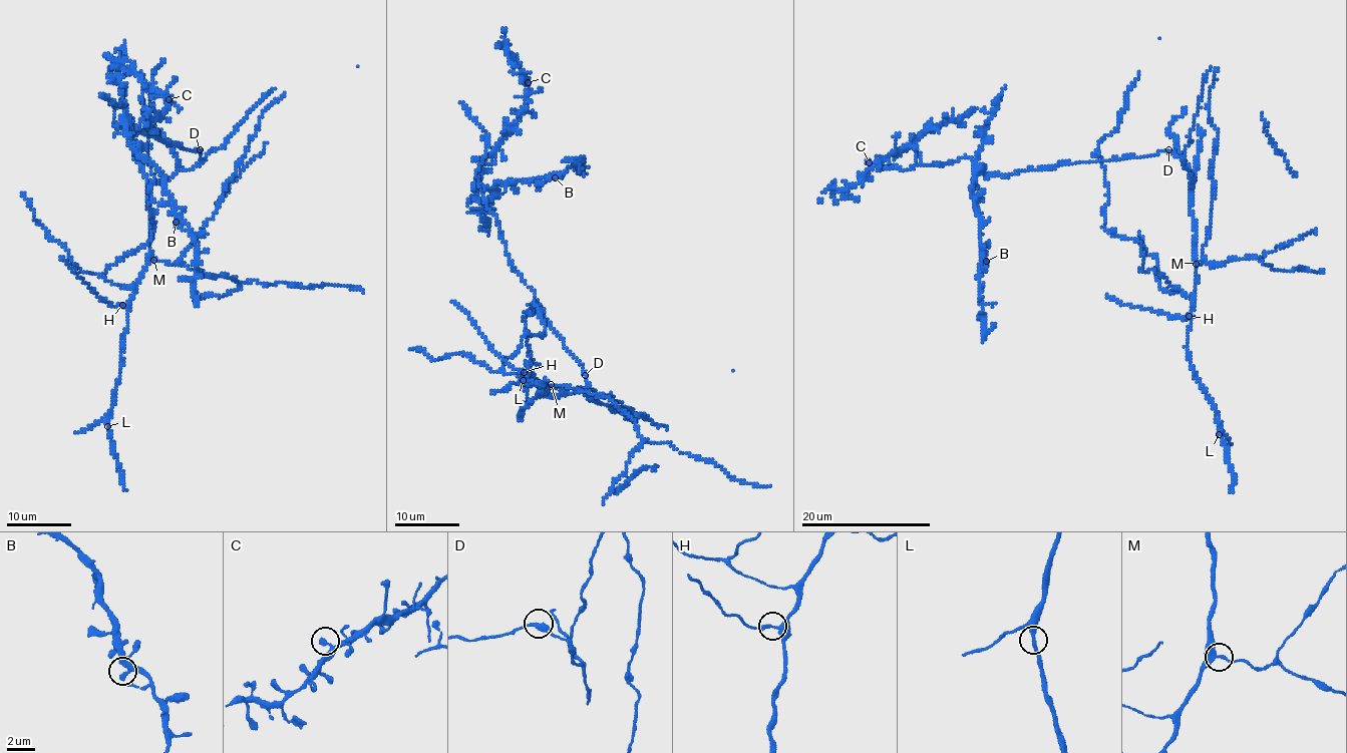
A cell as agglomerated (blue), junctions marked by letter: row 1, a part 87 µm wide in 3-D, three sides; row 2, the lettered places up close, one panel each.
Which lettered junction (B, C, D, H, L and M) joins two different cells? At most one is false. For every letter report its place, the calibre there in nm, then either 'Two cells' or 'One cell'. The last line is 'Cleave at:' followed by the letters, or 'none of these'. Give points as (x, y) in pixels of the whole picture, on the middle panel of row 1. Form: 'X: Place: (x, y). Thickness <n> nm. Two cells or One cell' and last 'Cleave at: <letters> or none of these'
B: Place: (555, 177). Thickness 280 nm. One cell
C: Place: (528, 82). Thickness 280 nm. One cell
D: Place: (585, 375). Thickness 320 nm. One cell
H: Place: (524, 372). Thickness 320 nm. One cell
L: Place: (523, 380). Thickness 280 nm. One cell
M: Place: (551, 384). Thickness 340 nm. One cell
Cleave at: none of these

